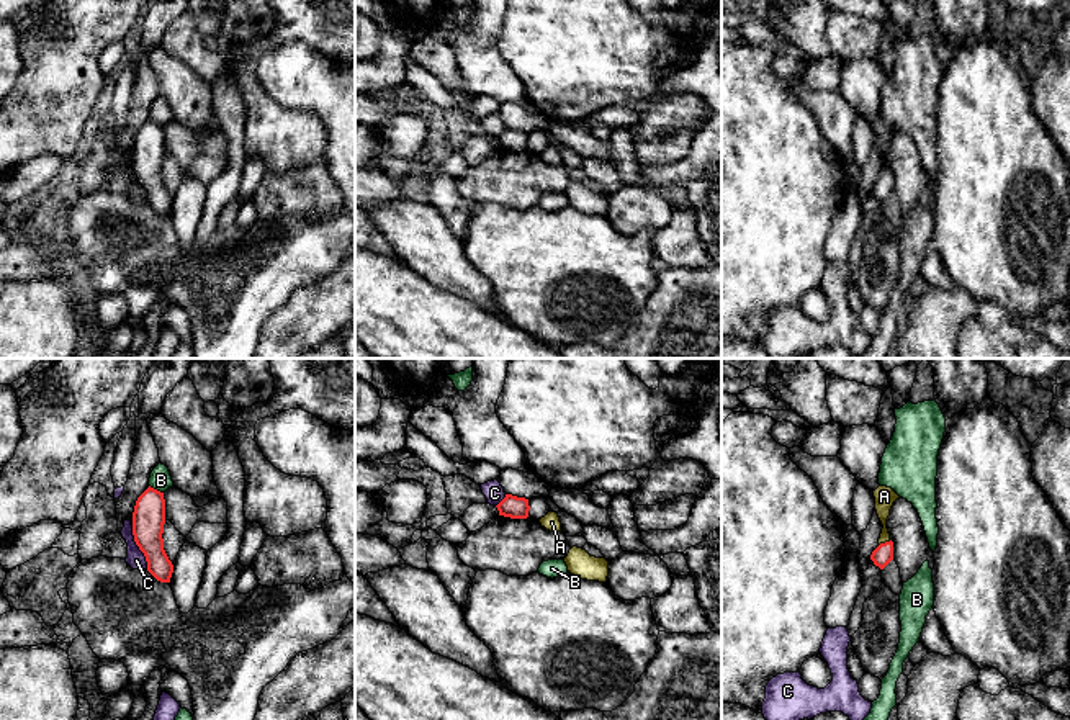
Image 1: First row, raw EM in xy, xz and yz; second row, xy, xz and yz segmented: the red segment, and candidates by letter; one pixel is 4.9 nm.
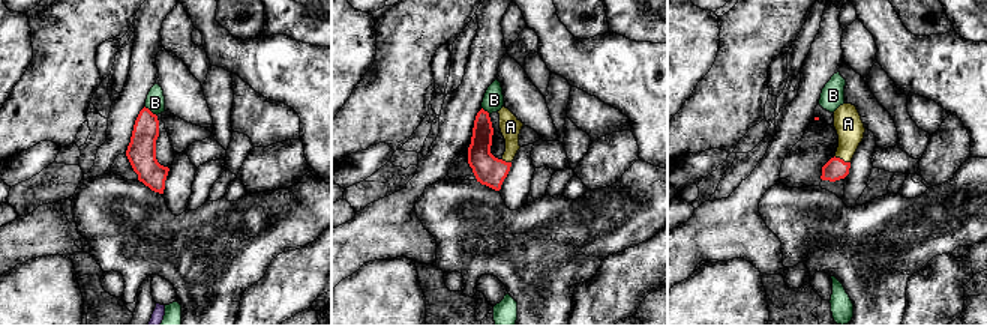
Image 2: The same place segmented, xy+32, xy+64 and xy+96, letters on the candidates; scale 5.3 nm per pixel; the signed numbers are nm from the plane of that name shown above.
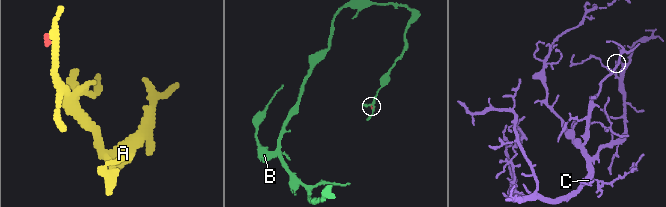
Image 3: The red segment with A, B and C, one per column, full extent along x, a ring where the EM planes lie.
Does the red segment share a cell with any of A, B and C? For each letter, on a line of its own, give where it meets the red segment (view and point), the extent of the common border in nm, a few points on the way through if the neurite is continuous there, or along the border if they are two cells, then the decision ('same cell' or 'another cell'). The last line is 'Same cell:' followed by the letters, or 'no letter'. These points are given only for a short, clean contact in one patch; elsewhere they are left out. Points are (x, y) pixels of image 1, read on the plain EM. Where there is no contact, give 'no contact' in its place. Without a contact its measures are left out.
A: meets red in yz at (885, 175); contact 70 nm long; runs through yz (882, 188), (885, 175), (884, 130); same cell
B: meets red in xy at (156, 123); contact 80 nm long; border along xy (149, 118), (162, 126); another cell
C: meets red in xy at (138, 179); contact 240 nm long; border along xy (131, 159), (134, 177), (143, 187), (148, 202); another cell
Same cell: A

